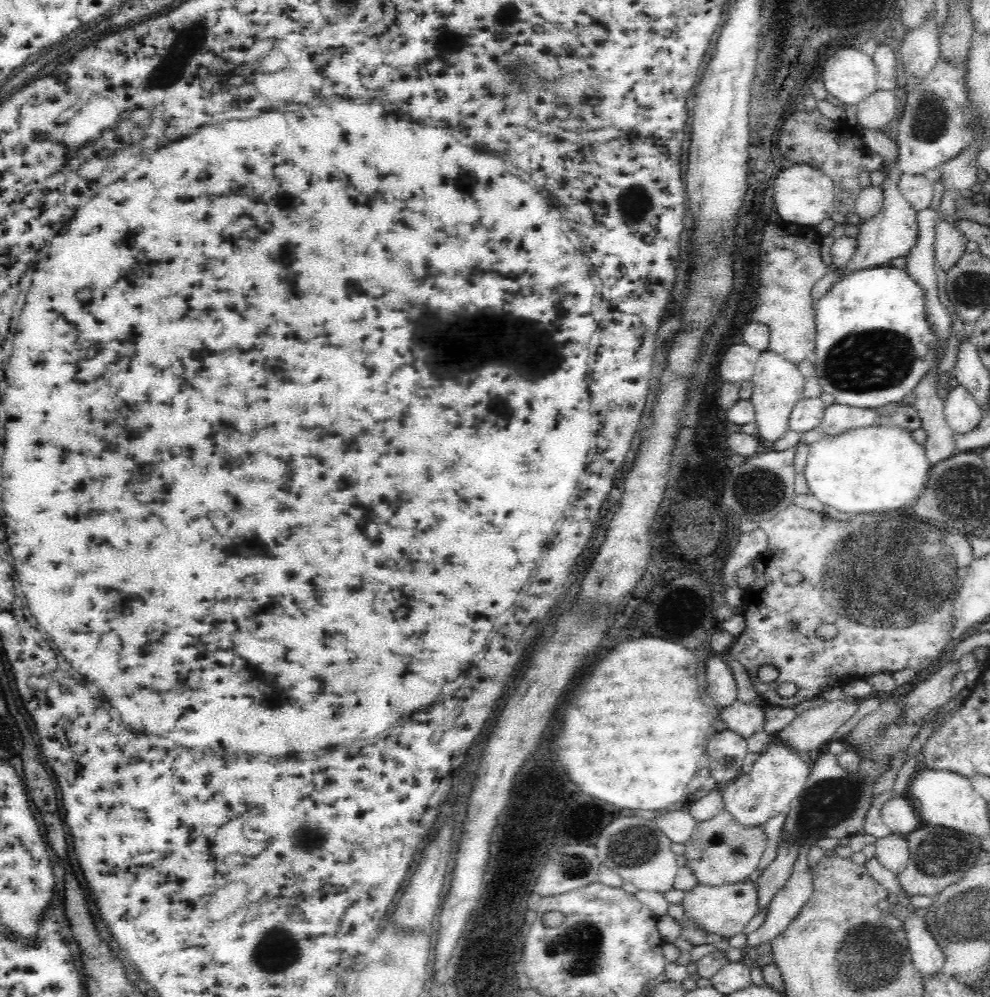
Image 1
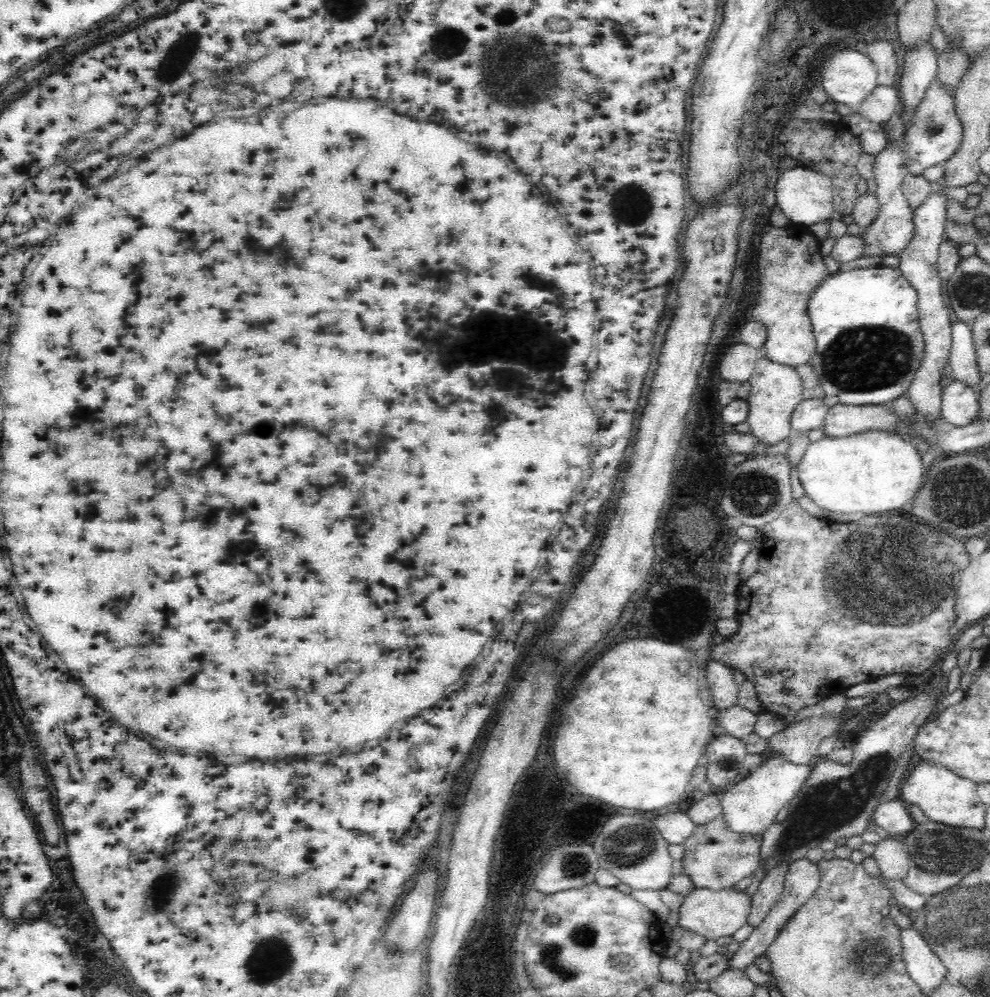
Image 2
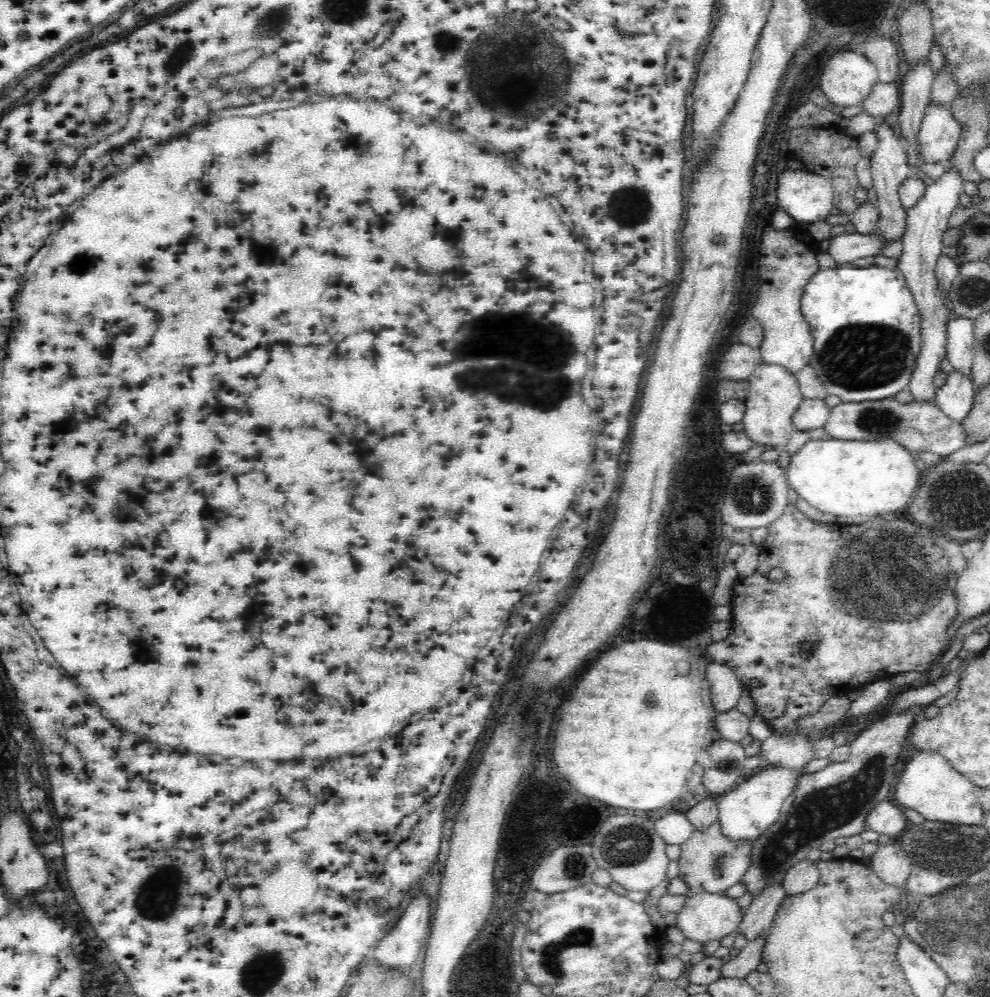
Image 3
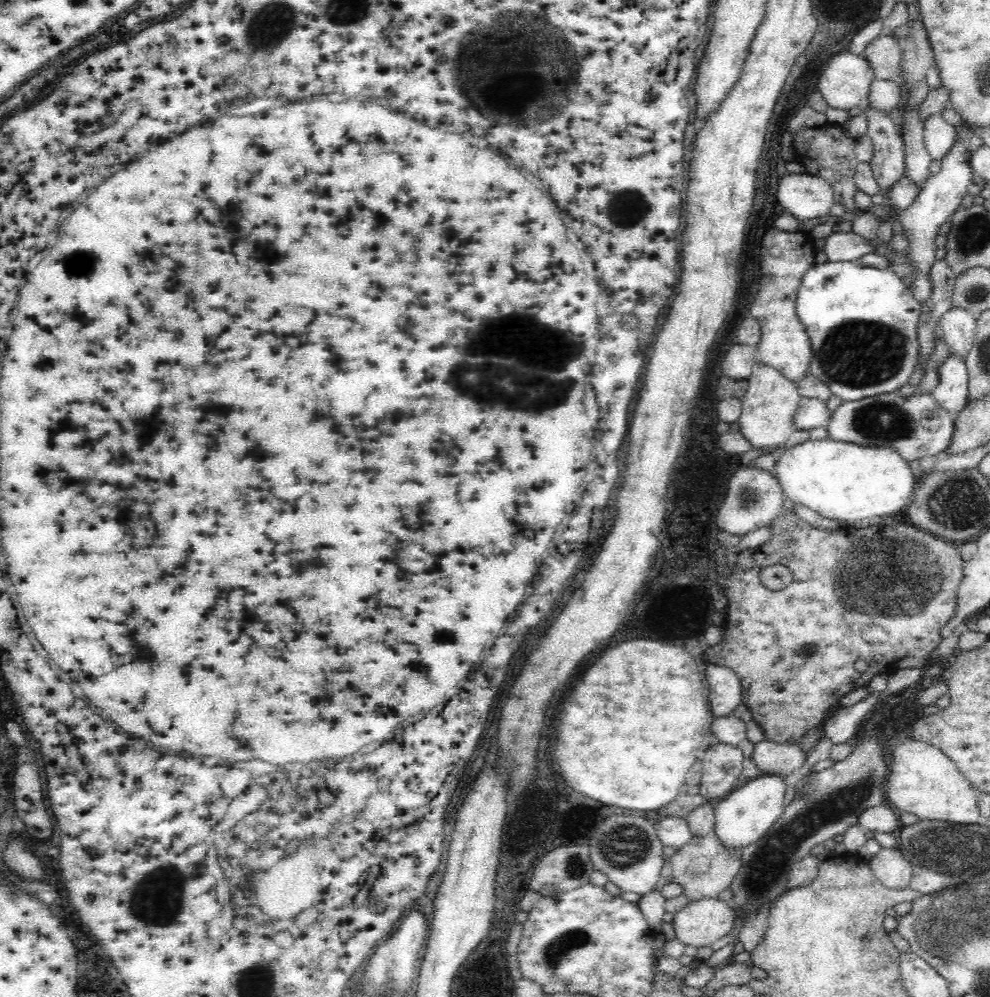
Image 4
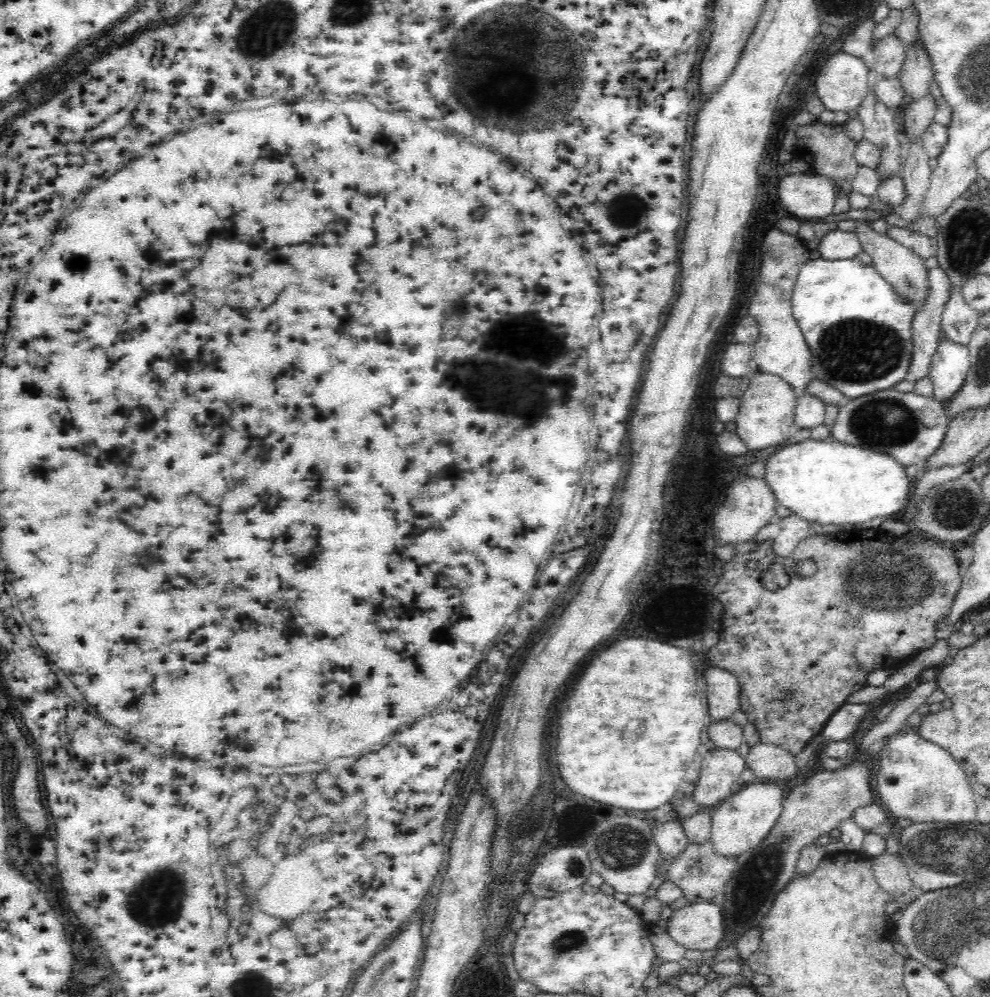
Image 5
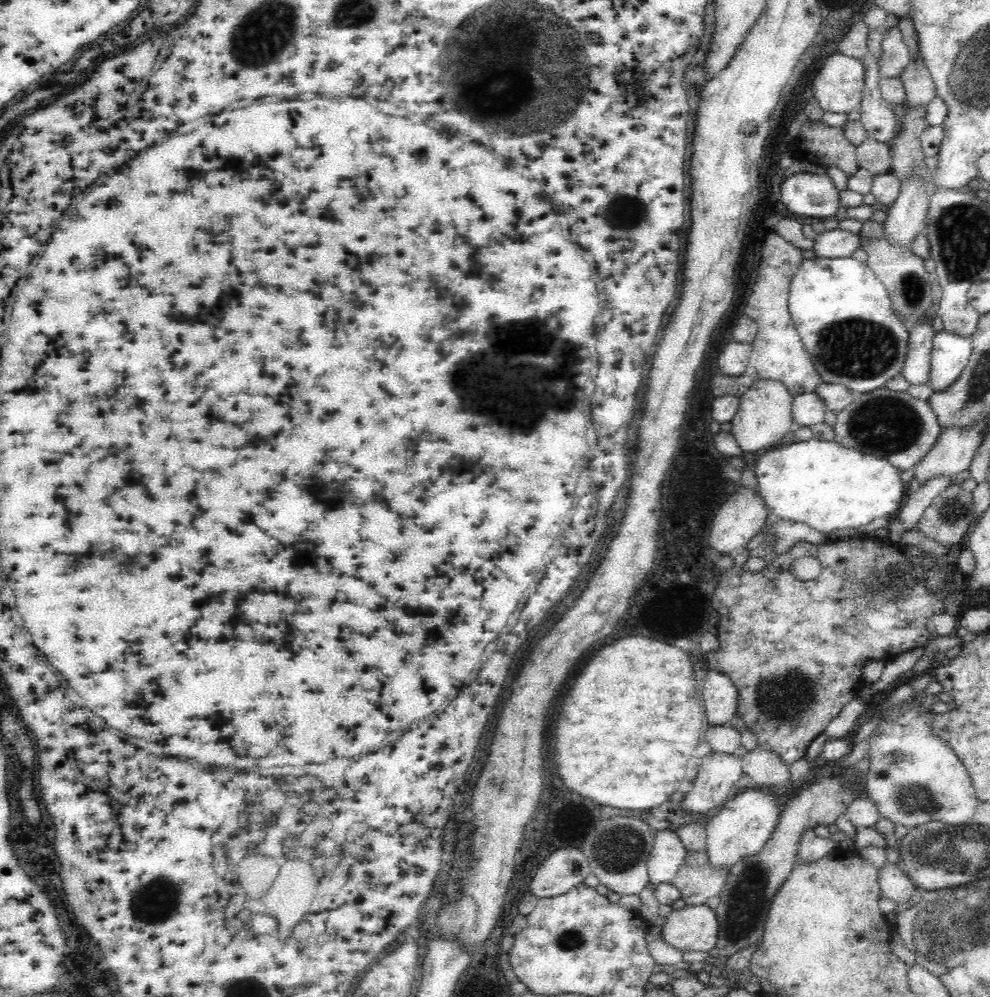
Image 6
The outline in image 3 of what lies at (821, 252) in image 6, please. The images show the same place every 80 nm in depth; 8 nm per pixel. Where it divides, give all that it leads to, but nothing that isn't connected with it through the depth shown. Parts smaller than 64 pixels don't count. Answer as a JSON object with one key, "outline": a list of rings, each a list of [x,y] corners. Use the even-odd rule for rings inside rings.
{"outline":[[[839,234],[829,239],[828,254],[835,260],[836,264],[852,263],[857,258],[875,256],[880,254],[887,240],[881,234]]]}

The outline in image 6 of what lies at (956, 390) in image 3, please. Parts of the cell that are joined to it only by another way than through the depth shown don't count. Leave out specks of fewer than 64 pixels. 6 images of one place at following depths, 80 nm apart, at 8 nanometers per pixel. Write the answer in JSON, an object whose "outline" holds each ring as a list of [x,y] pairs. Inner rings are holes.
{"outline":[[[947,330],[934,332],[931,346],[931,372],[928,384],[933,390],[944,390],[964,370],[973,351],[970,336]]]}

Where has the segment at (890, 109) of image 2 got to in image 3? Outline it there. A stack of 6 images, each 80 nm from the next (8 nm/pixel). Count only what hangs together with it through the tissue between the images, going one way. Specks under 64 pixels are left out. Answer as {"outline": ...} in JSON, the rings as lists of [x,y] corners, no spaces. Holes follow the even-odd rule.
{"outline":[[[876,82],[863,100],[863,111],[875,120],[883,120],[901,104],[900,88],[895,82]]]}

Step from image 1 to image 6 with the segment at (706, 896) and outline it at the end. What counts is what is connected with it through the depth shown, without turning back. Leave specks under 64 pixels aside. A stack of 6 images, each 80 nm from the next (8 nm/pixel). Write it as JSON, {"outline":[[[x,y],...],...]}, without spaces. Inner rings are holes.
{"outline":[[[701,904],[673,910],[665,917],[661,933],[666,944],[682,952],[707,953],[718,936],[715,909]]]}

